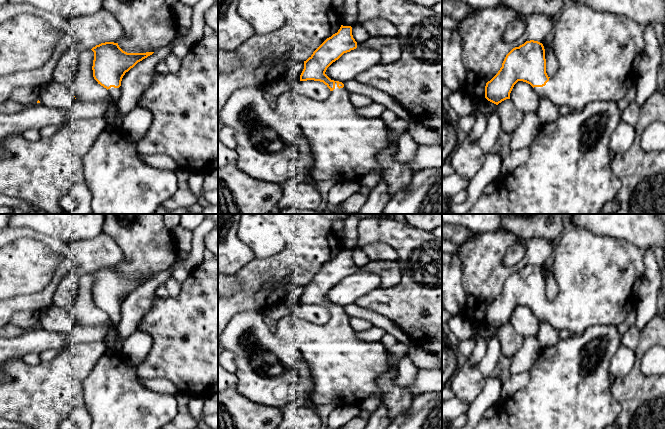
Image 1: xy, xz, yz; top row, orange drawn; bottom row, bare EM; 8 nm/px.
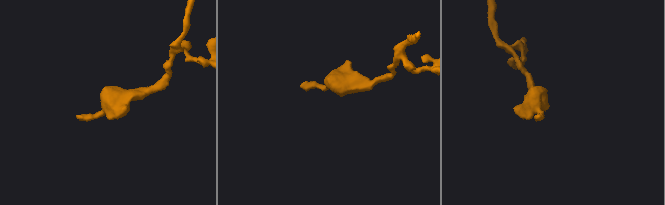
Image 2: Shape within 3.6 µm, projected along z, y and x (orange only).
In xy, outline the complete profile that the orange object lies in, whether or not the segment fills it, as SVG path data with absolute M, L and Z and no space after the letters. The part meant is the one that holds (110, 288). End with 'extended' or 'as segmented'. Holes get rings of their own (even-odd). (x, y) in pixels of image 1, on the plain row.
M114 266L101 267L91 274L94 276L93 301L116 325L121 319L121 305L125 297L154 277L127 277Z; extended

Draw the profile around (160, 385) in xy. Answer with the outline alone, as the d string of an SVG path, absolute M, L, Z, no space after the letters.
M139 377L139 381L147 389L158 392L158 393L170 394L174 396L179 394L179 391L175 387L175 385L169 380L164 378L144 379Z

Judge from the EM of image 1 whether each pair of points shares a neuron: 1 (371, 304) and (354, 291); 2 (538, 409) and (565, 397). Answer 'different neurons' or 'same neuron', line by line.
1: different neurons
2: same neuron

